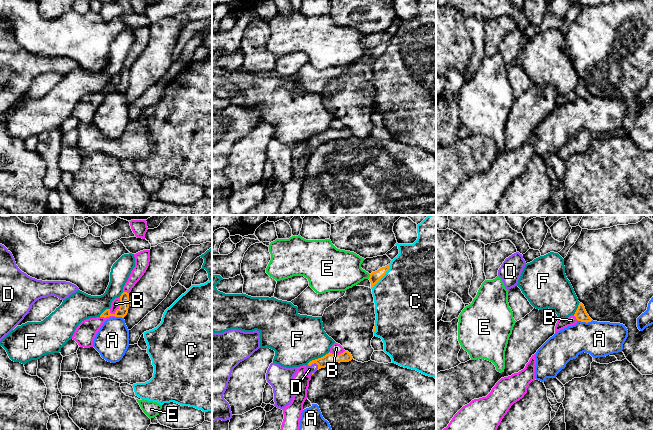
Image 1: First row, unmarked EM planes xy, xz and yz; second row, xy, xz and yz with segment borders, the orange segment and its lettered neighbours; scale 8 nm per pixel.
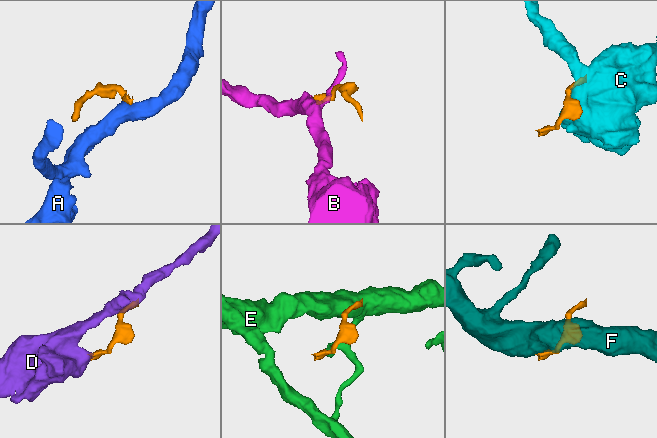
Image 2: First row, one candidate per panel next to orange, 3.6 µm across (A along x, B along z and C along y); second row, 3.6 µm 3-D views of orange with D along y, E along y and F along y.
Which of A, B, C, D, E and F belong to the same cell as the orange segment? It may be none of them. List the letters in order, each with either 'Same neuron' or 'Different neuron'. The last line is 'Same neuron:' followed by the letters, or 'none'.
A: Different neuron
B: Different neuron
C: Different neuron
D: Same neuron
E: Different neuron
F: Different neuron
Same neuron: D

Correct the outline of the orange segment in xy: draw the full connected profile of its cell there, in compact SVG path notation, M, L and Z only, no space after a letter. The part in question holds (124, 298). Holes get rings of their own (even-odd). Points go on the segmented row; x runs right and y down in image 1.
M123 292L120 296L120 307L116 310L114 314L110 313L110 309L106 309L100 317L109 317L109 316L115 316L115 317L122 317L124 318L128 313L129 308L129 293Z

